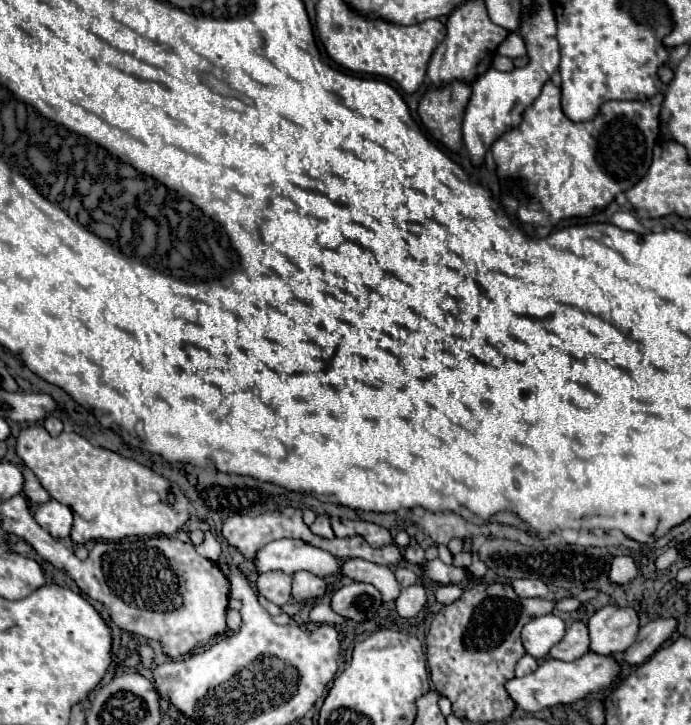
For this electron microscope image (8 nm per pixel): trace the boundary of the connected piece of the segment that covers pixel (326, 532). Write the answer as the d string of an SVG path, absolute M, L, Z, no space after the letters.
M318 516L316 522L310 526L310 530L316 534L316 536L322 536L322 538L334 538L334 532L330 528L330 522L326 516Z

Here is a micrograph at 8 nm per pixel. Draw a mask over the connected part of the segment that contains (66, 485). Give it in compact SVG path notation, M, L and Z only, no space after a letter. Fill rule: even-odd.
M30 426L20 432L16 452L46 492L74 512L70 535L74 544L89 540L117 541L124 536L172 536L190 520L190 500L176 482L160 478L132 458L94 446L76 432L62 432L54 438L46 428ZM160 494L164 494L164 500L142 500L146 496L162 498Z

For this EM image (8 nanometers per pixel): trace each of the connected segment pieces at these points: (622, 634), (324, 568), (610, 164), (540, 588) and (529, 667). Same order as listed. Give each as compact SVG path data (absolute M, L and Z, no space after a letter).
M604 606L588 620L590 650L602 656L630 648L638 634L638 614L632 608Z
M284 538L260 548L252 558L252 566L254 566L252 572L256 574L270 570L294 574L306 570L316 576L330 576L338 570L338 560L330 552L320 550L308 542Z
M548 80L540 96L522 112L518 126L504 132L494 144L492 154L500 180L522 178L528 196L542 204L542 212L518 208L522 224L552 226L564 218L590 216L596 208L608 206L616 194L630 190L652 162L652 148L660 132L660 110L664 92L646 102L608 100L598 114L586 122L572 122L562 112L562 92Z
M522 578L522 580L512 580L512 588L518 596L522 598L544 598L548 594L548 588L544 582L540 580L530 580L530 578Z
M524 654L524 656L518 660L518 664L516 664L516 676L526 676L526 674L530 674L532 670L536 670L536 666L538 666L538 660L532 658L530 654Z

